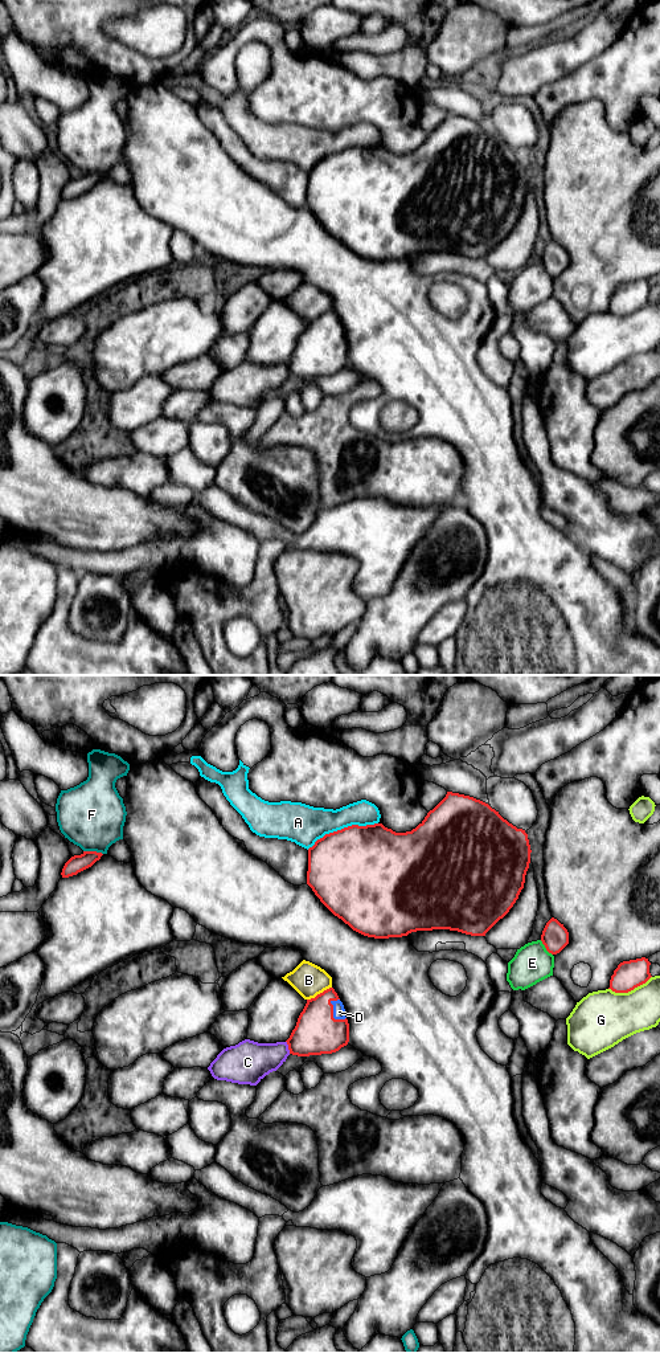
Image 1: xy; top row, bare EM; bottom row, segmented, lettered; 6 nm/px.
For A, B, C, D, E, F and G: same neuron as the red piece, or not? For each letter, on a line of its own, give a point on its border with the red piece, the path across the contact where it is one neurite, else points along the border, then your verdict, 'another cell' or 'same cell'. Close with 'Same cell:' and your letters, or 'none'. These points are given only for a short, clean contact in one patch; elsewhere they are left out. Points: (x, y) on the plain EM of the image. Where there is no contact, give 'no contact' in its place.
A: contact xy (341, 151); another cell
B: contact xy (320, 315); another cell
C: contact xy (288, 370); another cell
D: contact xy (332, 336); same cell
E: contact xy (545, 269); another cell
F: contact xy (93, 174); another cell
G: contact xy (630, 313); another cell
Same cell: D

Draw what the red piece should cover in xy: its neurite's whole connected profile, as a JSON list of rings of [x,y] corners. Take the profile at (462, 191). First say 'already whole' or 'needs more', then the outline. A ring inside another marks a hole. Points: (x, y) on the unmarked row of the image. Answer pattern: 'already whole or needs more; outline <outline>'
already whole; outline [[[447,114],[411,154],[395,155],[382,146],[374,146],[352,147],[325,156],[308,171],[307,207],[335,238],[368,259],[402,259],[411,254],[433,252],[485,258],[518,221],[530,175],[525,152],[509,146],[480,122]]]

